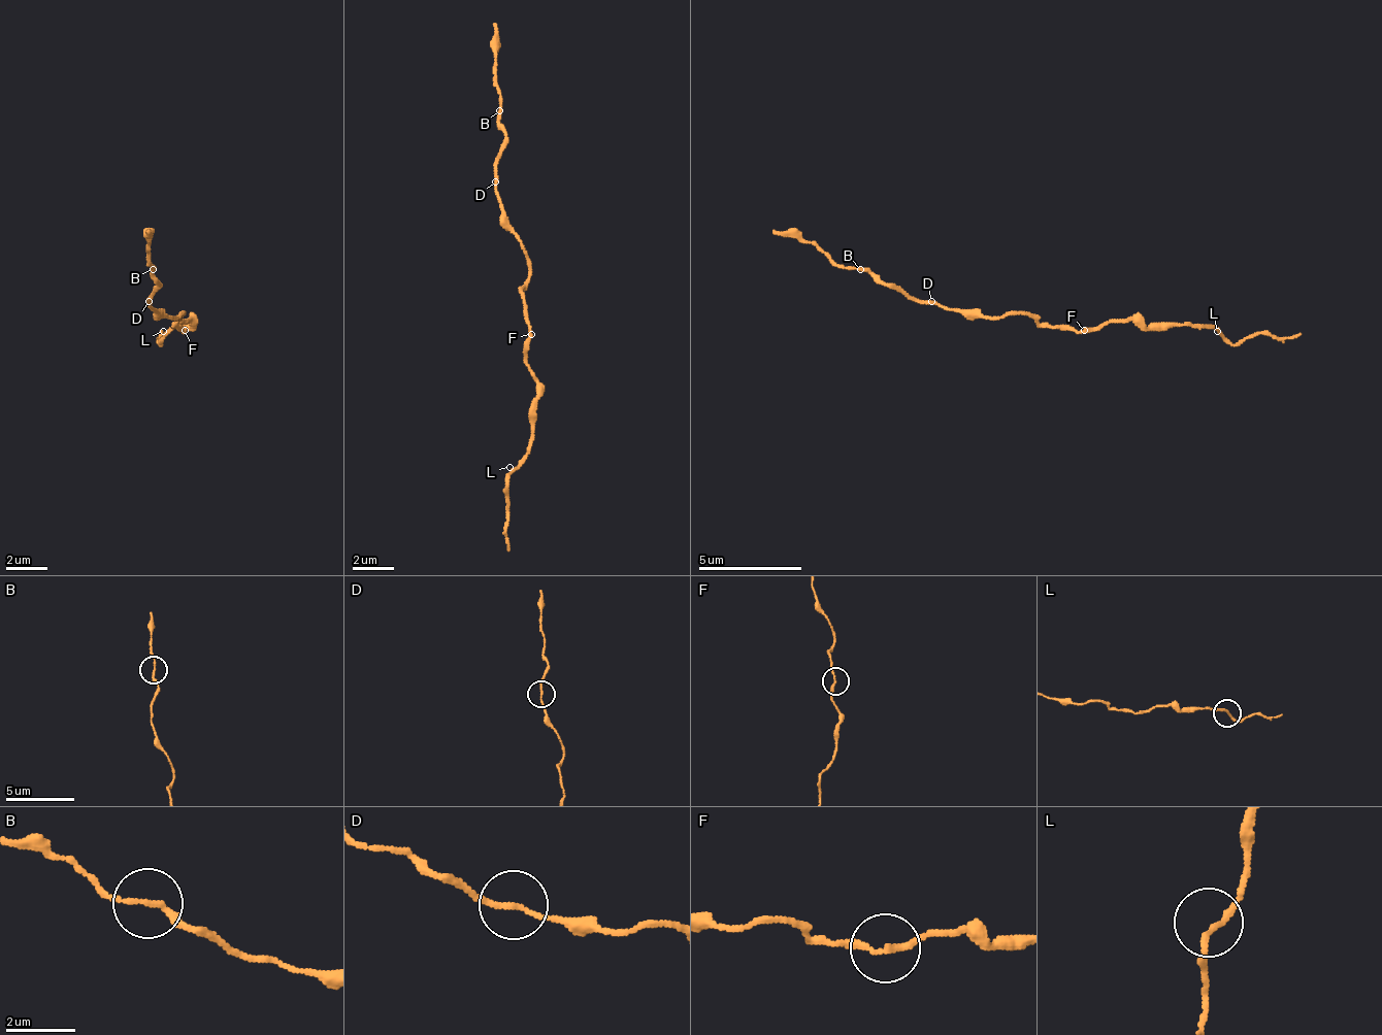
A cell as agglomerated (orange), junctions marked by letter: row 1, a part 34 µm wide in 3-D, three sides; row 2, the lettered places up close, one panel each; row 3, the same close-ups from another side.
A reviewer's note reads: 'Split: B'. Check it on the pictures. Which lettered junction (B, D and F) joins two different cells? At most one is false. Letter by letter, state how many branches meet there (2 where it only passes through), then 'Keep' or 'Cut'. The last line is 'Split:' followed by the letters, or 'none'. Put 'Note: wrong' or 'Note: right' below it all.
B: Branches: 2. Keep
D: Branches: 2. Keep
F: Branches: 2. Keep
Split: none
Note: wrong

